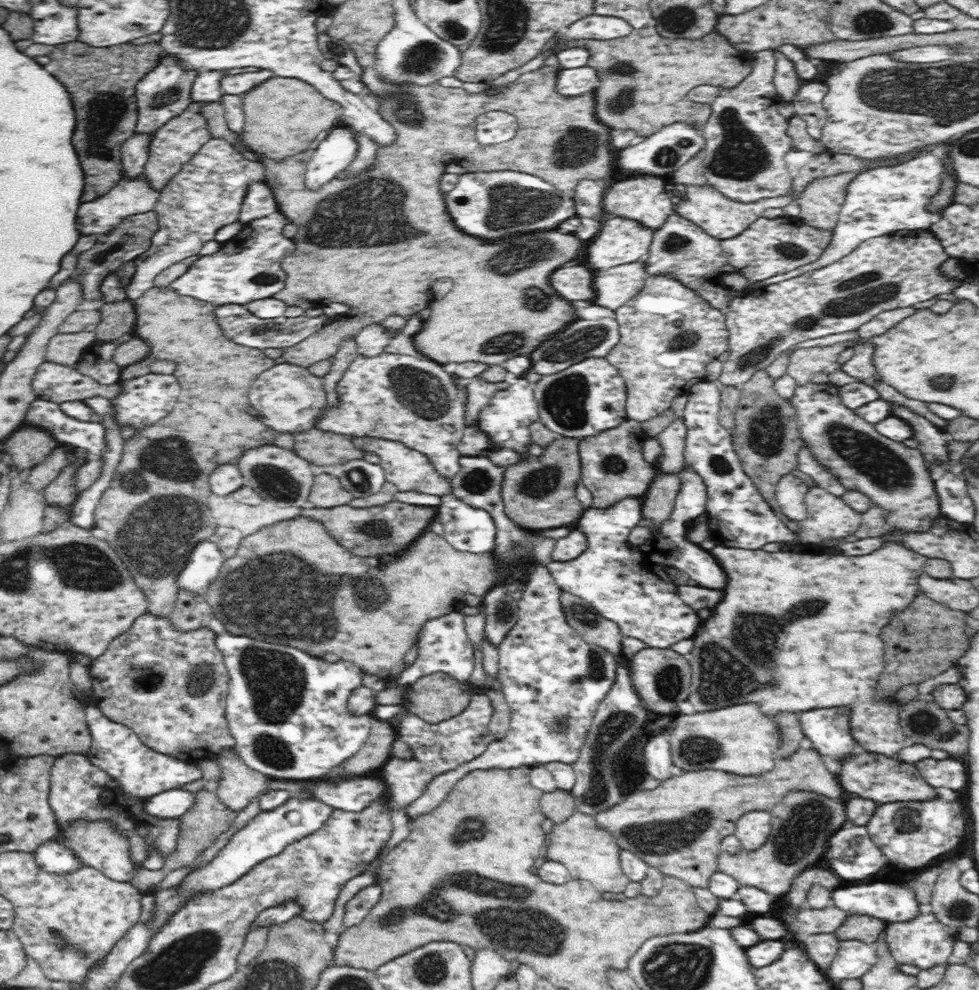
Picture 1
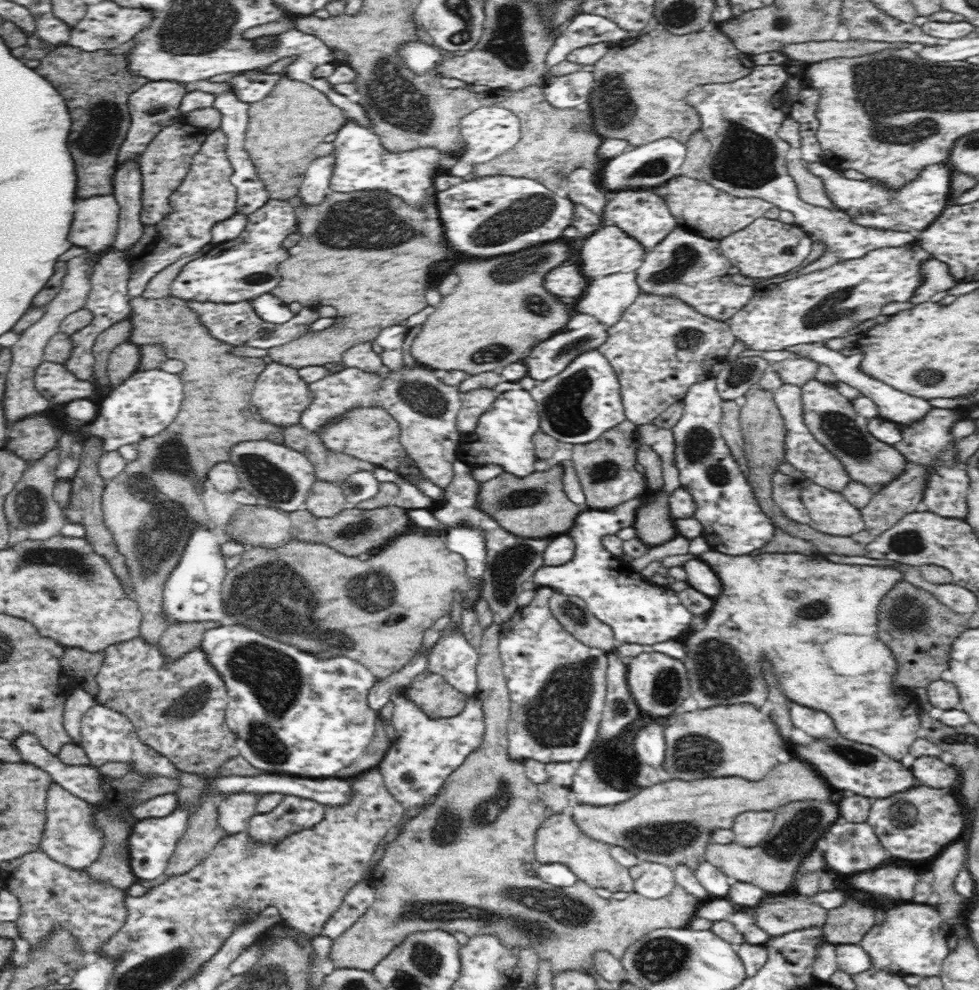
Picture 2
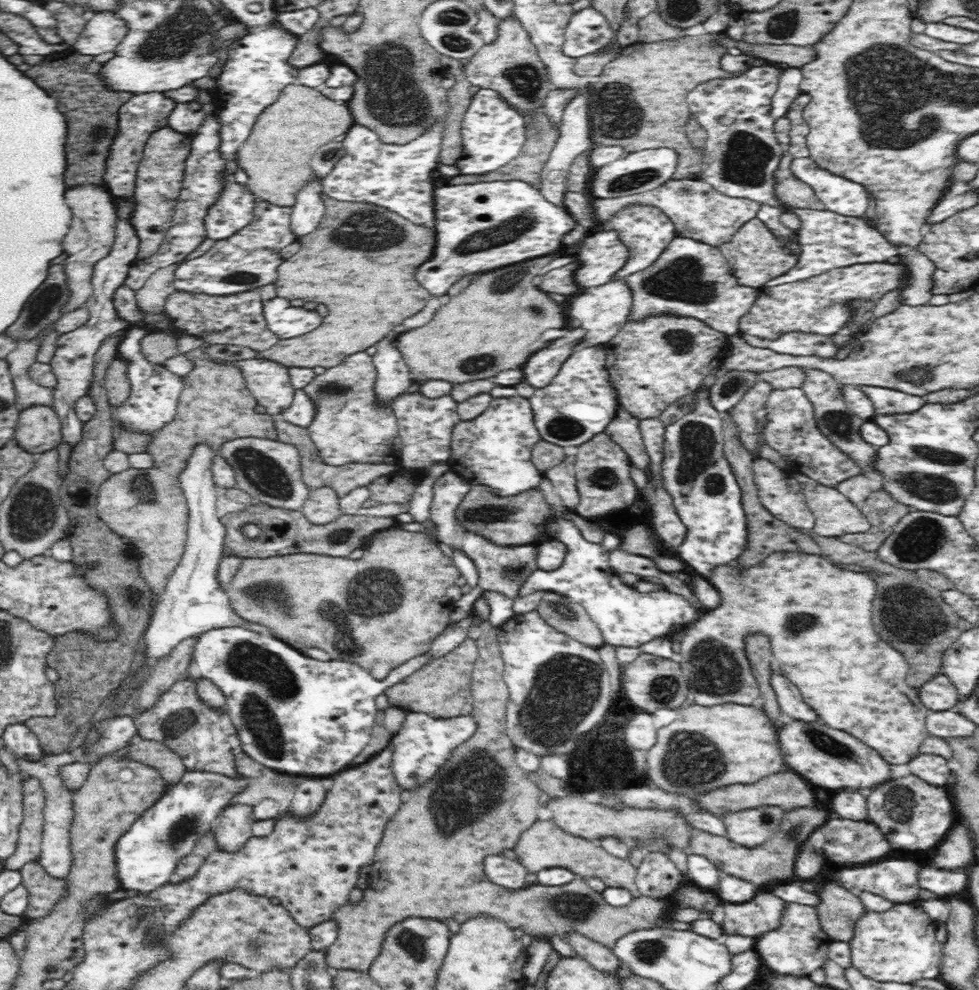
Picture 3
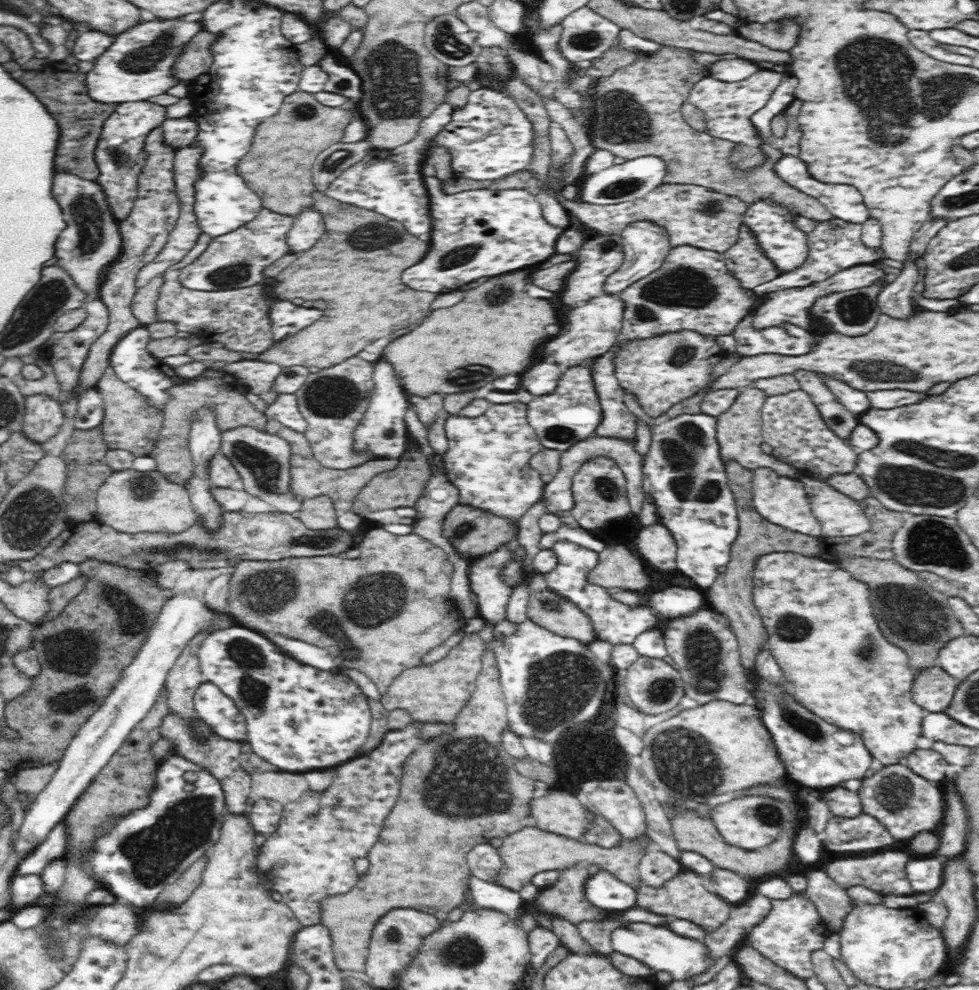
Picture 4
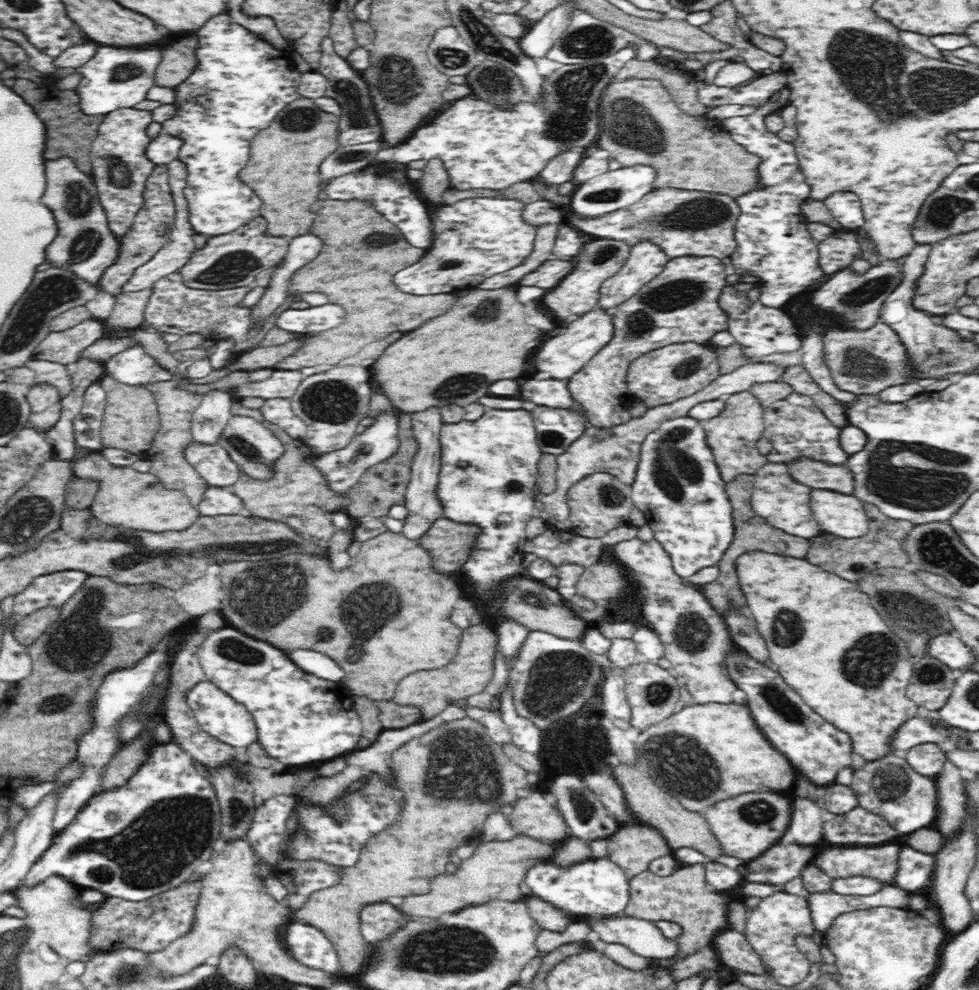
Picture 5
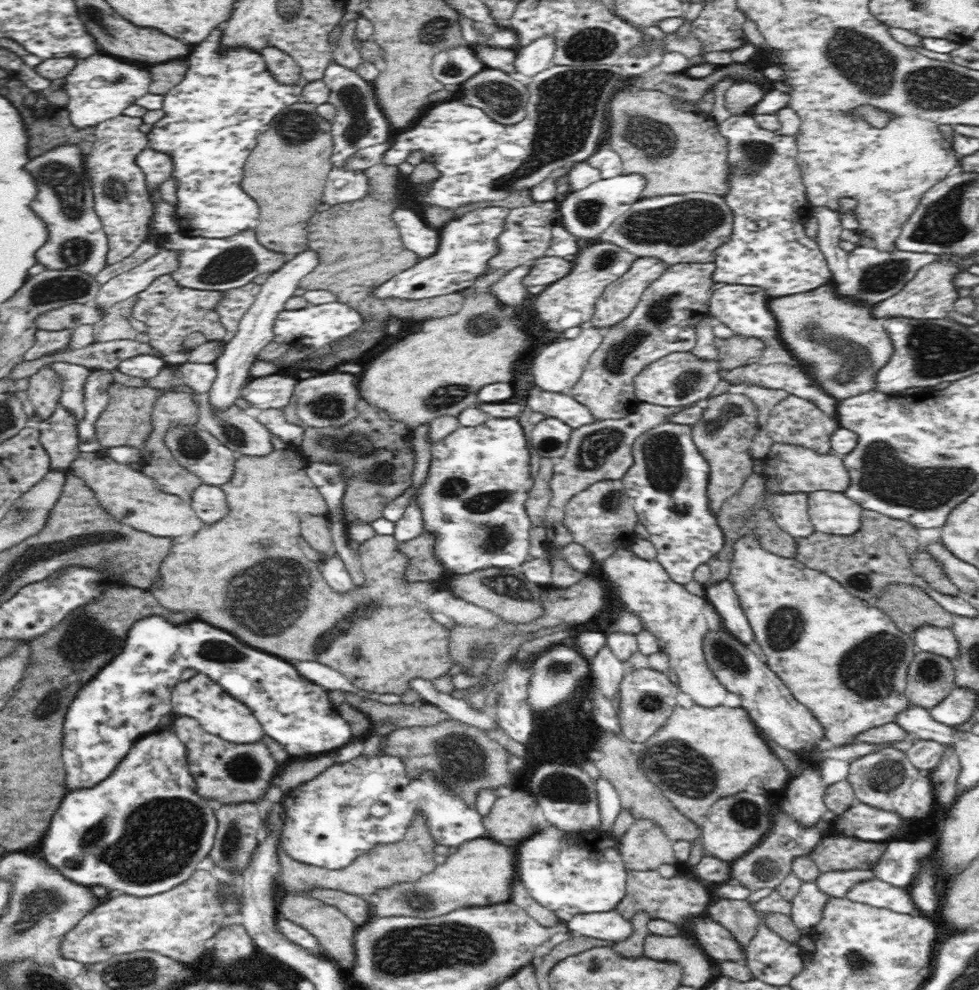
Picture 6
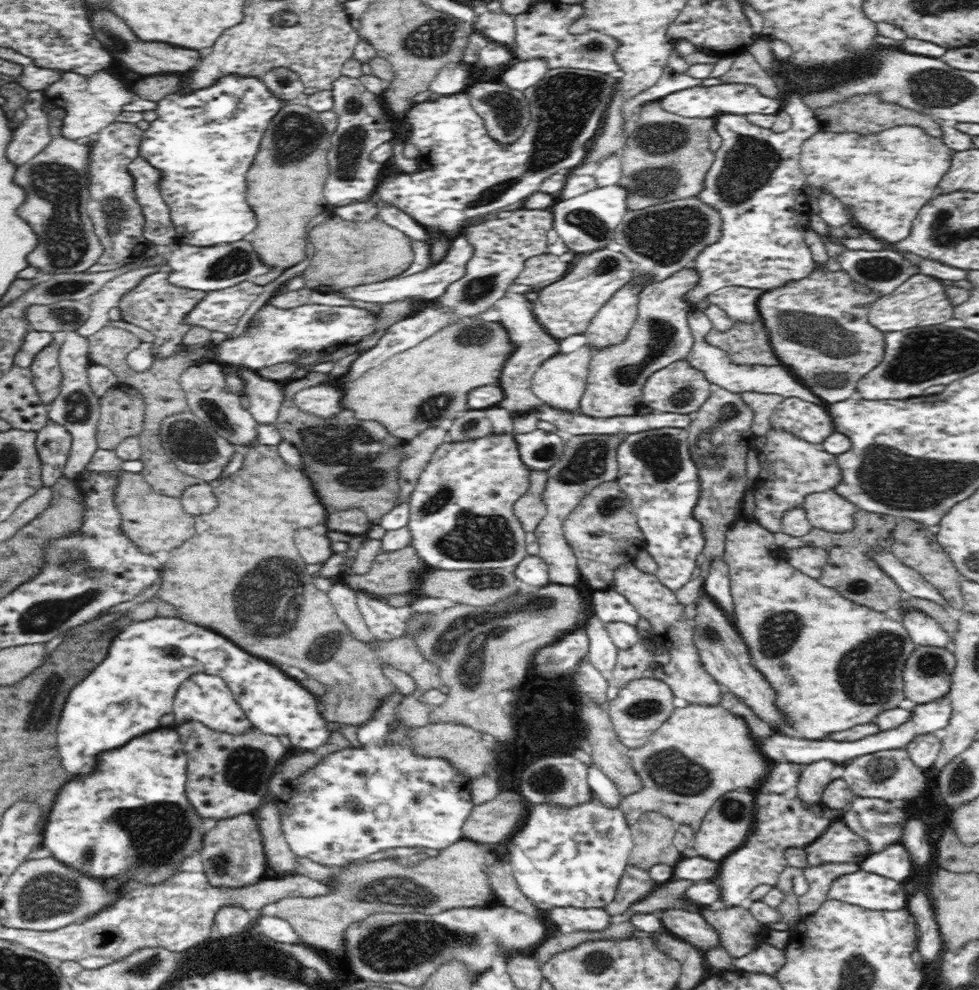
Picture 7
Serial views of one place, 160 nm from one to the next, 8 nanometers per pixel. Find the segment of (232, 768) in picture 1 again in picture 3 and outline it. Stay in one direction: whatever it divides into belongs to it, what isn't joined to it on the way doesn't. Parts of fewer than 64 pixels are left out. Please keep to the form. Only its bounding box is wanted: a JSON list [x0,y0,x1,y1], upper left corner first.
[211,804,256,851]

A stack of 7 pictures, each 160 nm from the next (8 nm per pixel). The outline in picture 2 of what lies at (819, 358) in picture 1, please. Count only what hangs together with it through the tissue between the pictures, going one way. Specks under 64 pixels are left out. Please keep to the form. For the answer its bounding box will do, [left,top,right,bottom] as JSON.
[771,354,819,386]

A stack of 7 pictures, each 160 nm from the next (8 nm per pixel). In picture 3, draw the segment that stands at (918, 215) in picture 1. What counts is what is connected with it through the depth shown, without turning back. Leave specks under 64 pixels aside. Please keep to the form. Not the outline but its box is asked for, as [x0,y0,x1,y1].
[789,157,868,216]

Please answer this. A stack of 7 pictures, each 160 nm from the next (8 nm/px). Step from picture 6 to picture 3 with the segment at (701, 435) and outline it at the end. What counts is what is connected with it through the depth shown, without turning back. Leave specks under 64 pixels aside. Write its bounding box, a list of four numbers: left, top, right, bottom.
[730,380,772,454]

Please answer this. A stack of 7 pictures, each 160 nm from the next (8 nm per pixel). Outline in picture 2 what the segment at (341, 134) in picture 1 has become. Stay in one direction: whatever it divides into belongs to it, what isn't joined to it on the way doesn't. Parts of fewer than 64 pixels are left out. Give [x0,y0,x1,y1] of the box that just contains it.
[299,152,336,204]

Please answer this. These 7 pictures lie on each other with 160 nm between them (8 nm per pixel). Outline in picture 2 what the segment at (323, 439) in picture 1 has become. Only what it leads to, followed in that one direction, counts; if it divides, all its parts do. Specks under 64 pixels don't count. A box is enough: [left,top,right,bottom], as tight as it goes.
[283,424,375,485]

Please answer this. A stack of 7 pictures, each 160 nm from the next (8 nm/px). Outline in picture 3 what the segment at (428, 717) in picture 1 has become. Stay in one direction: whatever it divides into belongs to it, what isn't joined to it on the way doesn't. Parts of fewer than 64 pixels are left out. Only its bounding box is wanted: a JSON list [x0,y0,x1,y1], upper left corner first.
[327,621,678,972]

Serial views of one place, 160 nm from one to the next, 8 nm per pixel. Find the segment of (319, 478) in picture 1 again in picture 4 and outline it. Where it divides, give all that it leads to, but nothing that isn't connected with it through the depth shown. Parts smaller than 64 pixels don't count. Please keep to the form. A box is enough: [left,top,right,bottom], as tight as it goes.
[295,496,337,530]

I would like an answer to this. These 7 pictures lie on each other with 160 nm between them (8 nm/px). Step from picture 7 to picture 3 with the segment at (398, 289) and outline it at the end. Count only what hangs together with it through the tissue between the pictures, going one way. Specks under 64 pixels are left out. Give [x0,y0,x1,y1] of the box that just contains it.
[416,180,577,296]

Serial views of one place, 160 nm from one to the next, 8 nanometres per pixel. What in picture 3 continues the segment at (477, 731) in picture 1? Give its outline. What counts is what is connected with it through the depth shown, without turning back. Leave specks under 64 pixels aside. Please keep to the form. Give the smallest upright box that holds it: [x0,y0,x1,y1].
[389,711,478,791]

